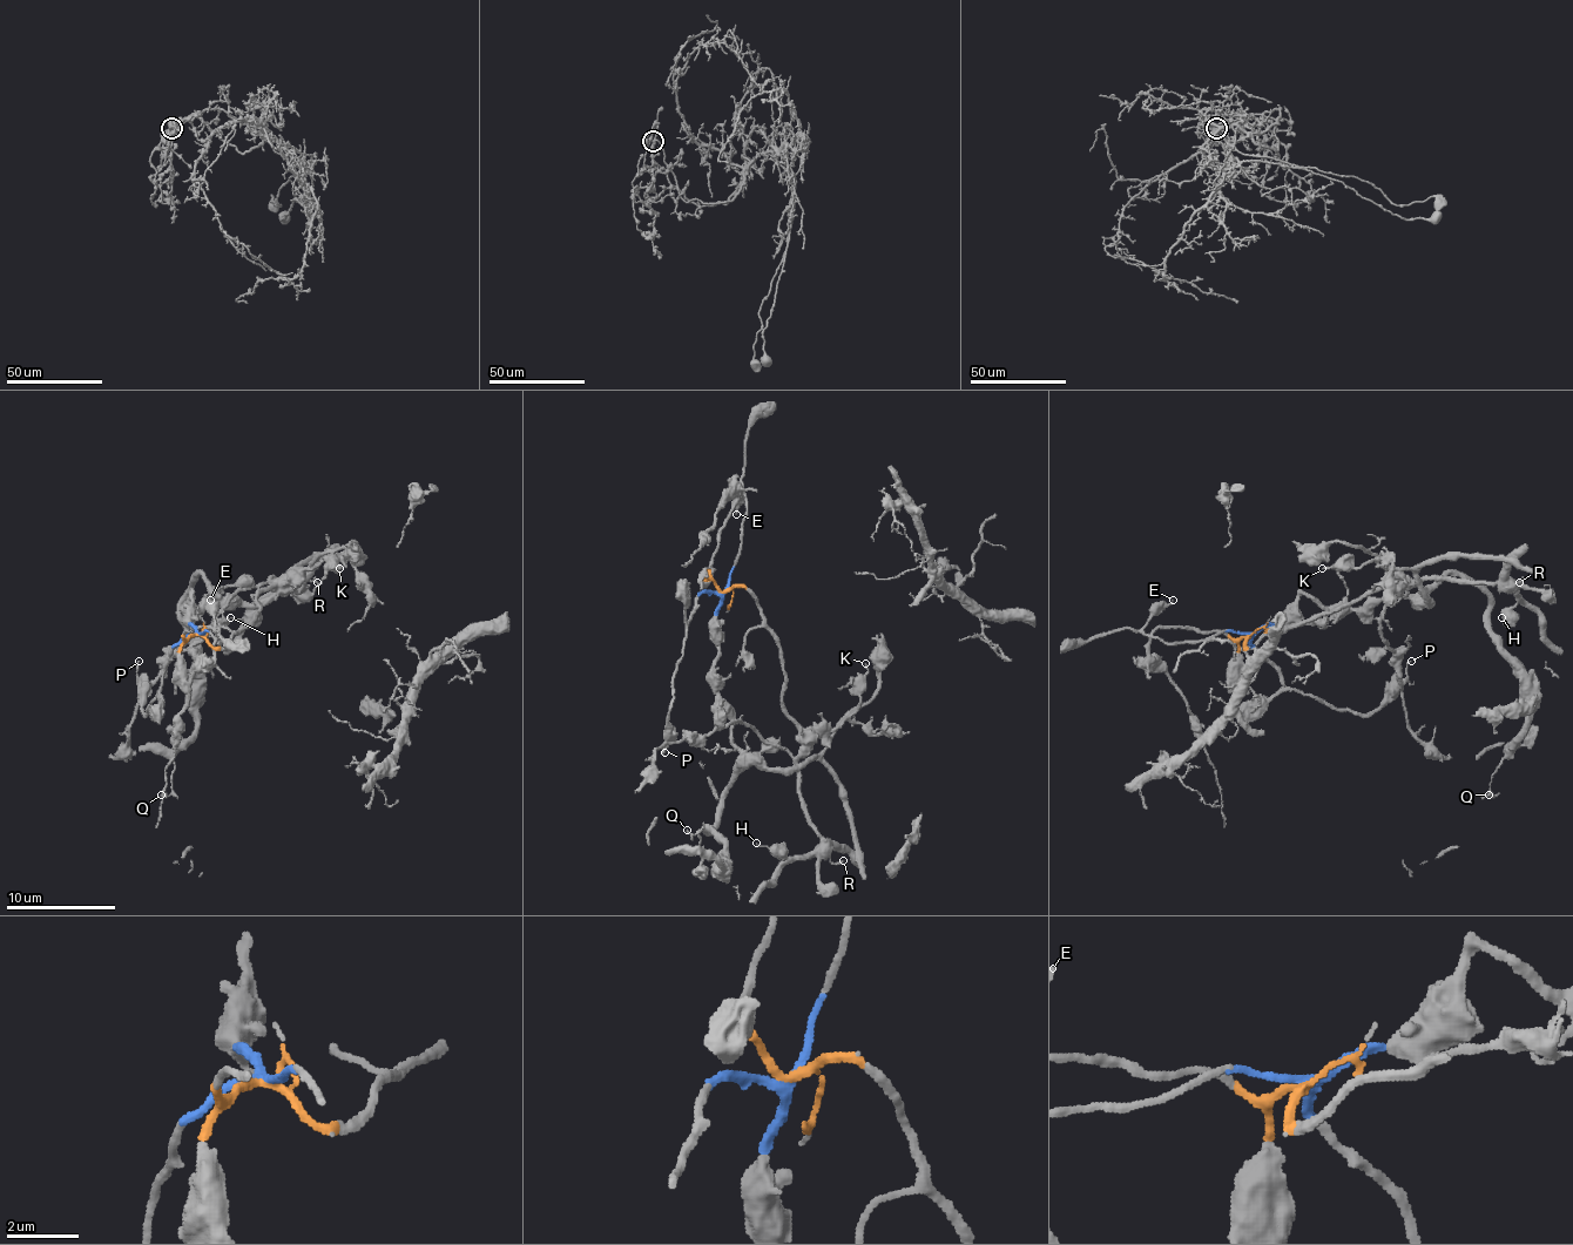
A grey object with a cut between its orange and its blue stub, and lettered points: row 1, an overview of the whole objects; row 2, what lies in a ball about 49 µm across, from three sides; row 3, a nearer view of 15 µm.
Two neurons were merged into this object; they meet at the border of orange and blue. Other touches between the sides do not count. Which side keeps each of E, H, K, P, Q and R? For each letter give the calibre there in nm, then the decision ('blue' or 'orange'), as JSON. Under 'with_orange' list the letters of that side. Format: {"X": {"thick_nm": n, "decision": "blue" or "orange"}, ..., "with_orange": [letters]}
{"E": {"thick_nm": 200, "decision": "blue"}, "H": {"thick_nm": 90, "decision": "orange"}, "K": {"thick_nm": 140, "decision": "orange"}, "P": {"thick_nm": 110, "decision": "blue"}, "Q": {"thick_nm": 160, "decision": "blue"}, "R": {"thick_nm": 150, "decision": "orange"}, "with_orange": ["H", "K", "R"]}

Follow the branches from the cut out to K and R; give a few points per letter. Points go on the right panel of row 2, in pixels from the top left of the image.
K: (1250, 635), (1246, 648), (1308, 618), (1341, 610), (1386, 582), (1386, 569), (1376, 561), (1362, 567), (1322, 569)
R: (1250, 635), (1246, 648), (1267, 635), (1285, 631), (1308, 618), (1341, 610), (1403, 582), (1523, 580), (1520, 582)

